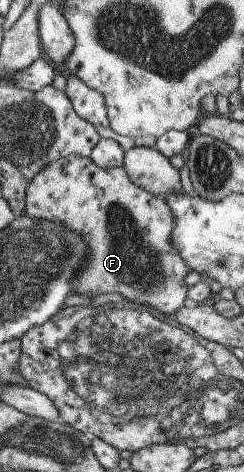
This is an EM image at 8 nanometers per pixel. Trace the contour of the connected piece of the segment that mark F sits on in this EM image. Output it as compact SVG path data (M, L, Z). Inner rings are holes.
M68 155L58 157L45 165L27 185L25 192L25 214L29 219L43 219L47 223L63 225L65 229L81 235L87 245L85 263L71 279L73 295L93 298L107 293L118 293L125 302L147 305L161 315L171 317L188 302L187 288L183 279L190 272L183 259L169 245L169 233L173 229L173 215L164 198L153 195L127 177L122 166L113 168L97 167L88 157Z

